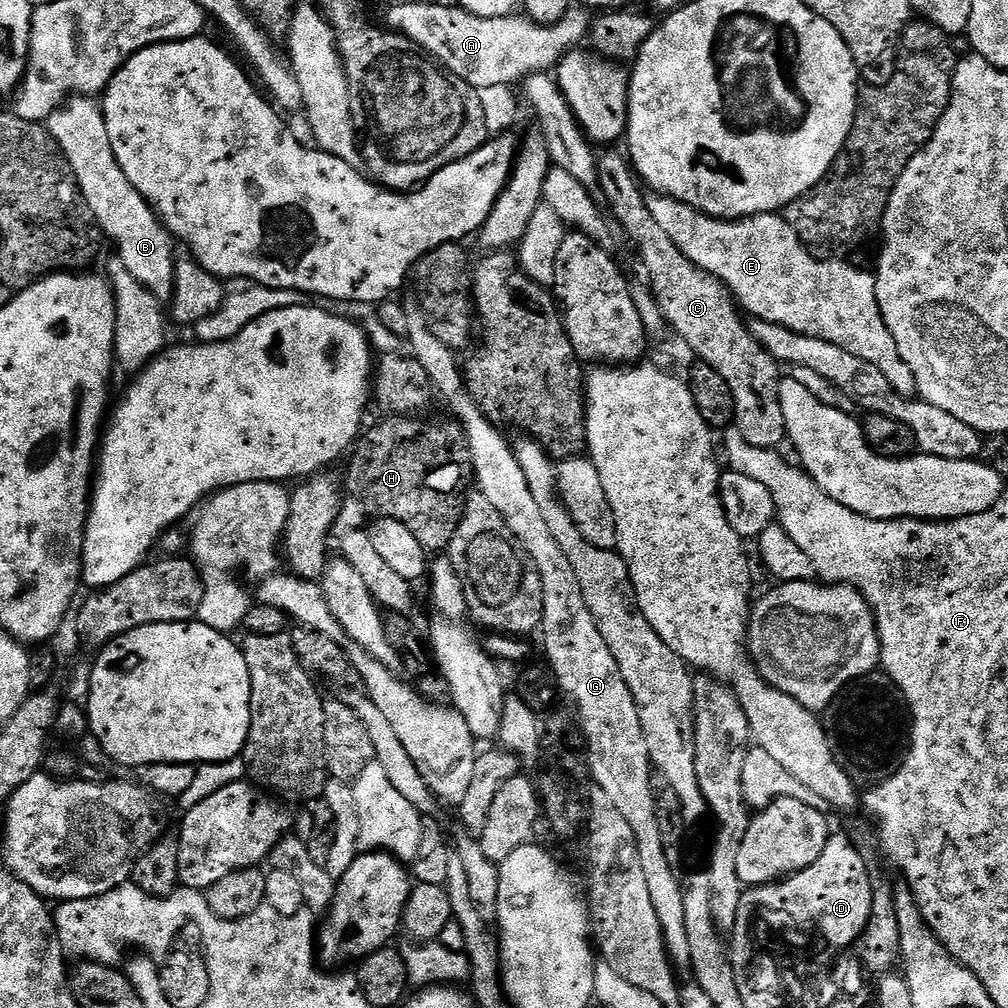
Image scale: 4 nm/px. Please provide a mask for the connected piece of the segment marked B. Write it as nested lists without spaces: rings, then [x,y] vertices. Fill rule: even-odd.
[[[92,98],[69,99],[56,110],[54,115],[48,117],[46,127],[68,160],[80,193],[83,194],[84,201],[90,206],[101,233],[107,239],[109,236],[116,243],[115,255],[124,263],[126,270],[130,270],[130,274],[134,274],[134,278],[138,278],[138,282],[142,282],[142,286],[146,286],[146,290],[150,290],[150,294],[154,294],[162,302],[171,301],[177,262],[177,257],[172,256],[174,237],[161,224],[159,216],[152,211],[151,204],[137,191],[130,182],[130,178],[126,178],[126,174],[122,174],[122,166],[118,166],[118,158],[114,158],[114,146],[110,146],[110,134],[106,134],[103,107]]]

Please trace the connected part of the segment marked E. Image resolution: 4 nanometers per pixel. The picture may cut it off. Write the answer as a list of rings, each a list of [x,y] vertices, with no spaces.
[[[652,194],[647,197],[647,202],[650,214],[654,214],[658,226],[666,230],[666,238],[670,238],[670,242],[674,242],[674,246],[678,246],[678,250],[682,250],[682,254],[686,254],[686,258],[690,258],[694,266],[718,277],[733,297],[745,309],[748,307],[752,311],[751,315],[755,319],[769,320],[776,325],[786,326],[795,333],[842,346],[842,350],[855,354],[857,358],[874,362],[874,366],[878,366],[878,370],[886,374],[890,386],[894,386],[898,394],[909,398],[917,395],[914,374],[910,374],[910,366],[902,362],[898,346],[894,343],[894,334],[890,334],[882,318],[882,310],[876,297],[876,278],[871,271],[859,272],[846,260],[816,259],[798,238],[796,231],[784,221],[783,215],[777,213],[750,216],[747,220],[733,222],[715,220],[686,202],[678,202],[669,196]]]

